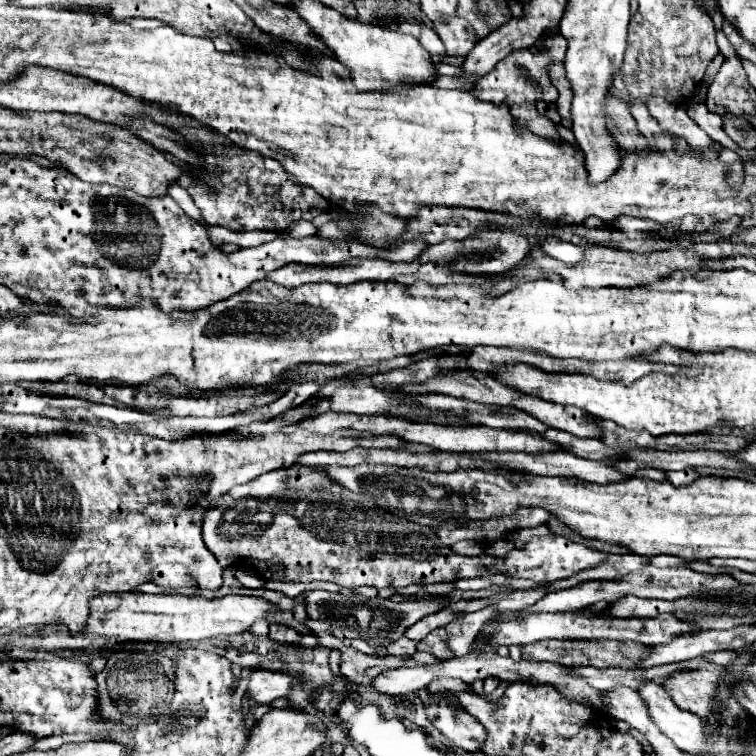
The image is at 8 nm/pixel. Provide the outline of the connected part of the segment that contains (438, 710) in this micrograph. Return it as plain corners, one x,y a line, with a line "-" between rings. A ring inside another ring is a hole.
436,694
428,696
430,706
426,708
426,714
430,722
456,746
464,748
466,752
478,752
488,738
486,728
476,718
470,718
470,714
460,710
456,702
448,698
440,700

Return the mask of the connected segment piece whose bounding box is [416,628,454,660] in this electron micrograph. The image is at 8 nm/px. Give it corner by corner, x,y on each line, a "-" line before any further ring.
444,628
430,632
430,634
426,636
426,640
420,640
420,642
416,644
416,648
418,648
420,652
428,652
428,654
440,658
440,660
450,660
450,658
454,658
454,652
448,648
448,632
446,632

